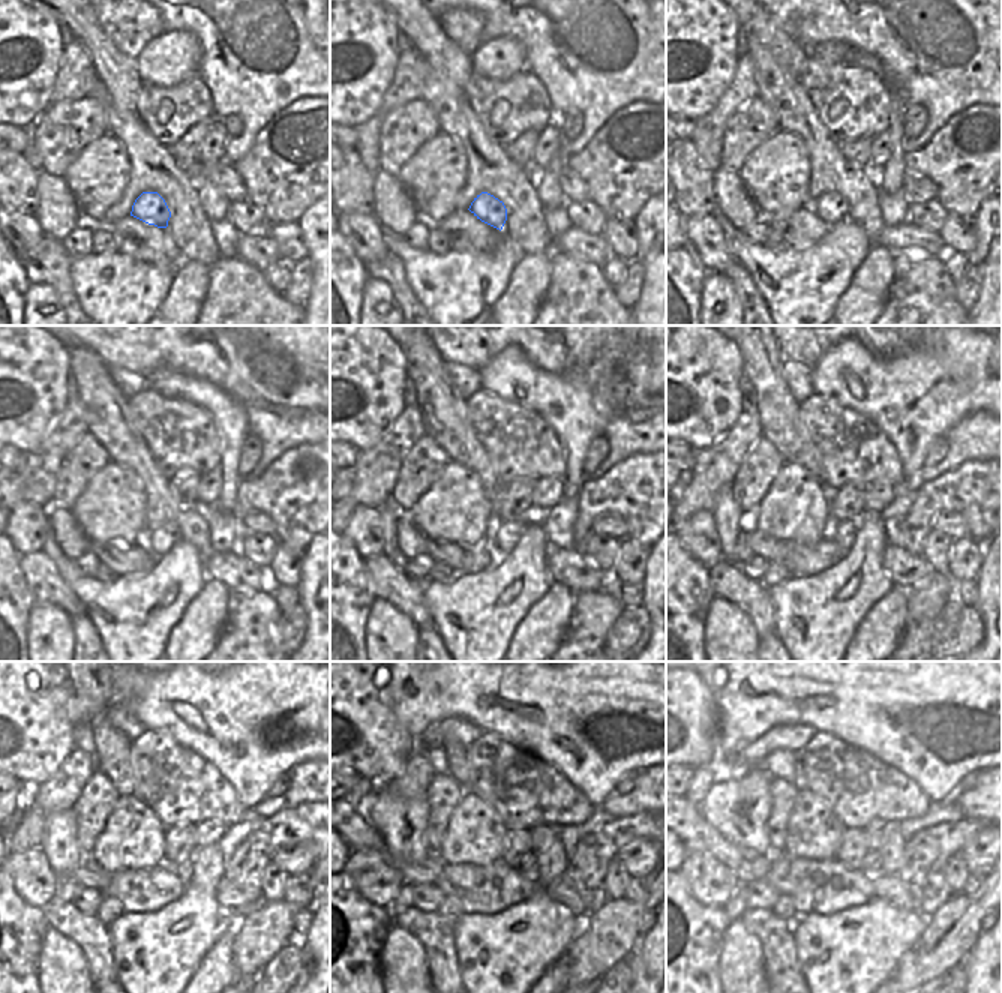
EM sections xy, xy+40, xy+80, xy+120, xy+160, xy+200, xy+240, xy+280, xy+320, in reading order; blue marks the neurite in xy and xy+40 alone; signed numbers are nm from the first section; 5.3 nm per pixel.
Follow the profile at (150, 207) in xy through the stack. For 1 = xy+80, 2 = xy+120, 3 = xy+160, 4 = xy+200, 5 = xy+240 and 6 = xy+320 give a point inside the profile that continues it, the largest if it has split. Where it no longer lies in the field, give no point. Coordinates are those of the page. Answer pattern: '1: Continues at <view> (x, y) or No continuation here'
1: Continues at xy+80 (830, 207)
2: Continues at xy+120 (161, 540)
3: Continues at xy+160 (506, 533)
4: Continues at xy+200 (845, 533)
5: Continues at xy+240 (183, 869)
6: Continues at xy+320 (870, 867)

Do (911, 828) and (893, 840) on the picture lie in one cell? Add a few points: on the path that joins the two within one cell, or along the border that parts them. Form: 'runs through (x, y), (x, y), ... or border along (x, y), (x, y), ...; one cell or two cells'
border along (897, 827), (905, 840); two cells

